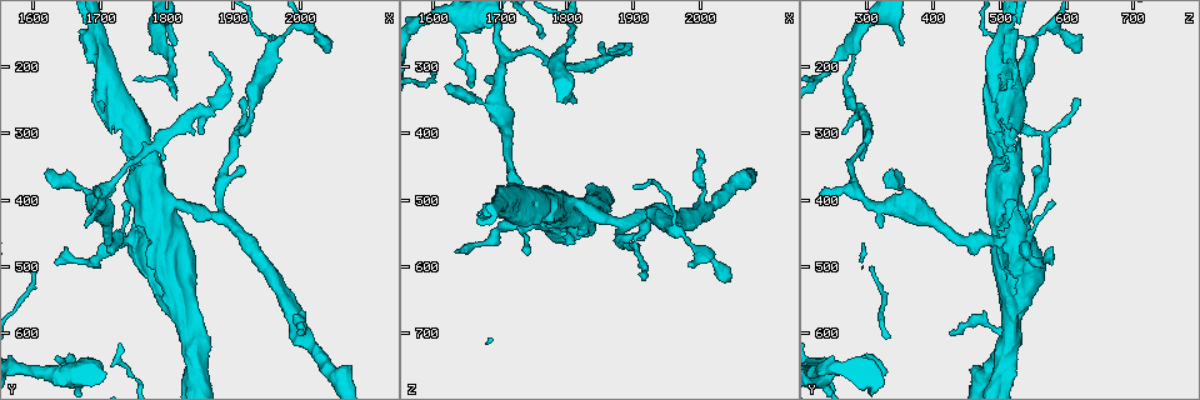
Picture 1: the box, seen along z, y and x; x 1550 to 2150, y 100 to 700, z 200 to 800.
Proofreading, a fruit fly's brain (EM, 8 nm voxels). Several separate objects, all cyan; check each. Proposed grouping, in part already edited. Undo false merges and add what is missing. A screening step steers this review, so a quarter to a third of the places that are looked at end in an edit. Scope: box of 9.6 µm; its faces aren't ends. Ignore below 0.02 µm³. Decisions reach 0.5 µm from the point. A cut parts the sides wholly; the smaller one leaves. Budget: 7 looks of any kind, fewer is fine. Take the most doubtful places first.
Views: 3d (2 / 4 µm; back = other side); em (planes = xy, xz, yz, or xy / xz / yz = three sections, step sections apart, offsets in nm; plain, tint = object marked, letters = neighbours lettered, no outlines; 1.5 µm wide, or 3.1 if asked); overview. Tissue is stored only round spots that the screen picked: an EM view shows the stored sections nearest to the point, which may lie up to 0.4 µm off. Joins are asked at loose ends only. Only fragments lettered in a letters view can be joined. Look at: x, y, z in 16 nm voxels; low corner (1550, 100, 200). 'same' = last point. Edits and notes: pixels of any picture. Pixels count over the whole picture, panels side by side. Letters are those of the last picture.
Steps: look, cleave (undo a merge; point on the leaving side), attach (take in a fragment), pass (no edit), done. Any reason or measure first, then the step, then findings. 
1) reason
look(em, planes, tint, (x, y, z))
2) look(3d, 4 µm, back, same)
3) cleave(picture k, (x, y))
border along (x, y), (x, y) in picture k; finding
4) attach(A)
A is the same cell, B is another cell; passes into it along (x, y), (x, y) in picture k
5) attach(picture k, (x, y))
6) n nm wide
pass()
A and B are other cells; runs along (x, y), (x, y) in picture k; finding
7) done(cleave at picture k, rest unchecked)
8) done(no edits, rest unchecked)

an open end
look(3d, 4 µm, (1810, 165, 350))

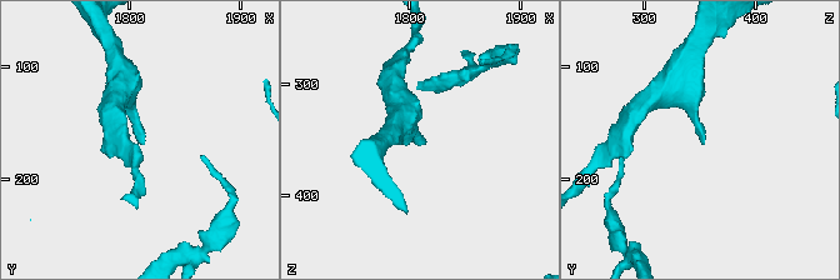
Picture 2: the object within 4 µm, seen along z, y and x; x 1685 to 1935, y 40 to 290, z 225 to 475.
look(em, planes, letters, (1812, 166, 354))

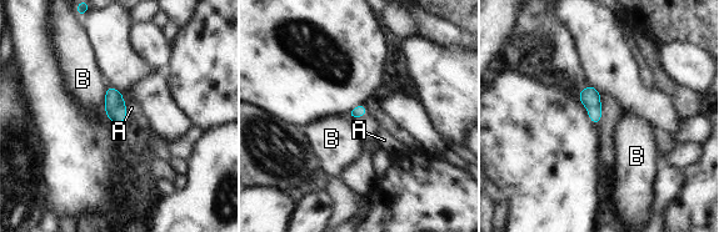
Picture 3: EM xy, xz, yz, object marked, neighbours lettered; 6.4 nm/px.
attach(picture 3, (131, 107))
A is the same cell, B is another cell; passes into it along (114, 104), (124, 109), (131, 107) in picture 3; the neuron continues

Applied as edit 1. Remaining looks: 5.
look(overview)

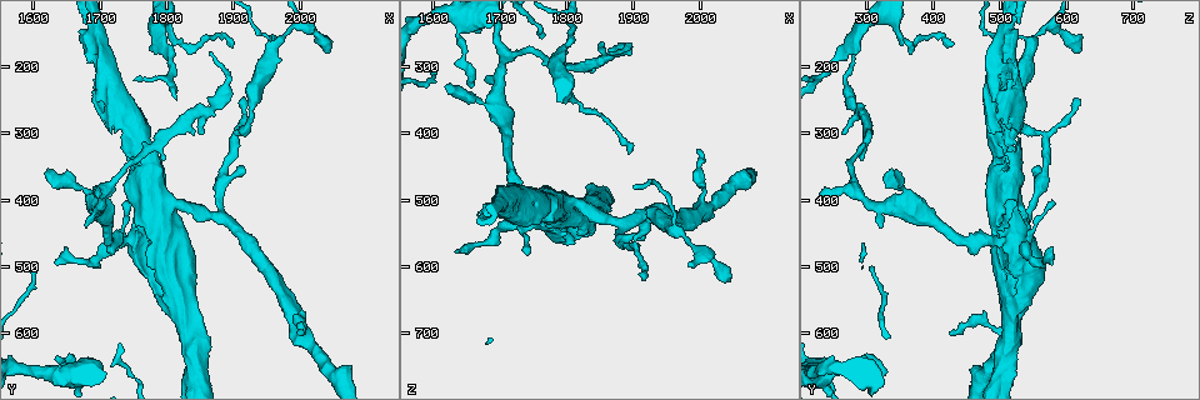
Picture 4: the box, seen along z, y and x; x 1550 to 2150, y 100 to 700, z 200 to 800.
branch stops here
look(em, xy, step 8, letters, (1855, 300, 260))

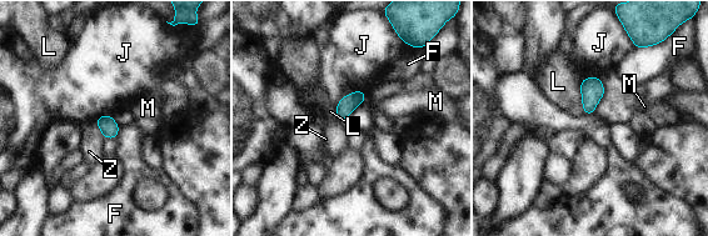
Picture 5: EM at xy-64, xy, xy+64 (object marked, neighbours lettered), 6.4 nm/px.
look(em, planes, letters, same)

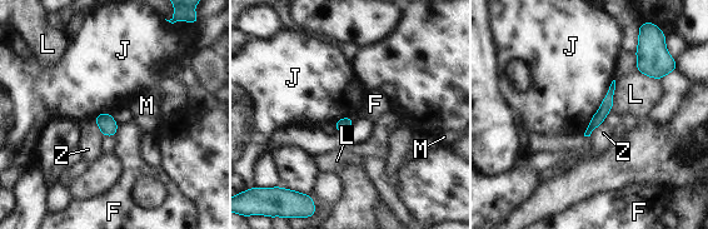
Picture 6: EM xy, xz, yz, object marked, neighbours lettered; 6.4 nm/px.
pass()
F, J, L, M and Z are other cells; border along (119, 124), (114, 135) in picture 6; no lettered fragment goes on from it

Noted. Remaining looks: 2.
branch stops here
look(em, planes, letters, (1890, 170, 435))

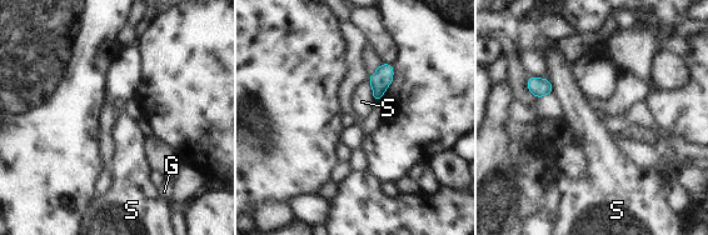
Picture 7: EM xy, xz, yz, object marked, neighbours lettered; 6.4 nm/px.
pass()
G and S are other cells; border along (368, 79), (374, 99) in picture 7; none of them fits

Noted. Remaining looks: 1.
done(attach at picture 3, rest unchecked)

